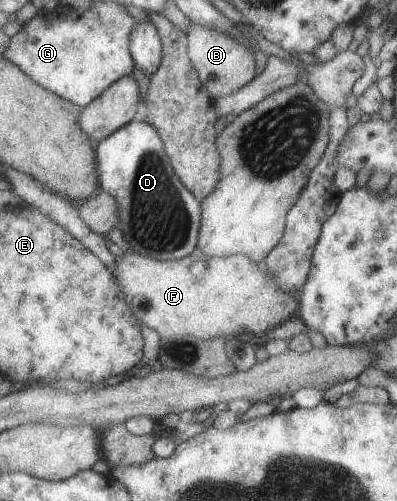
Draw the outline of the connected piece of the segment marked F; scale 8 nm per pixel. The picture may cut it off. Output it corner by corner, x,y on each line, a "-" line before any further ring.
201,250
180,260
158,260
142,256
135,251
123,253
114,273
126,293
134,314
143,324
155,329
162,338
178,338
193,335
202,340
235,335
249,337
254,333
268,333
285,323
300,311
299,293
282,290
276,277
263,263
254,262
248,255
235,254
225,257
209,257

